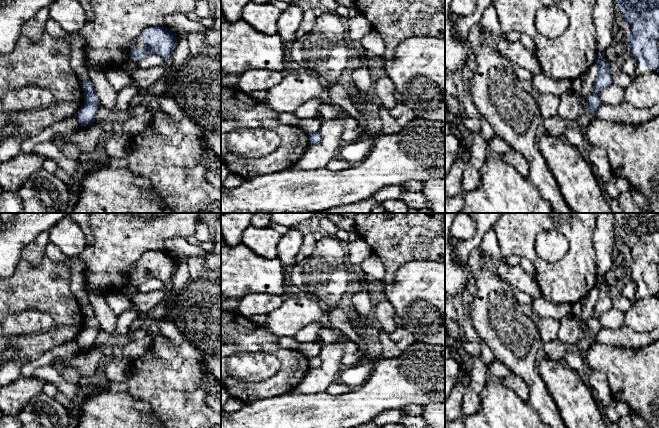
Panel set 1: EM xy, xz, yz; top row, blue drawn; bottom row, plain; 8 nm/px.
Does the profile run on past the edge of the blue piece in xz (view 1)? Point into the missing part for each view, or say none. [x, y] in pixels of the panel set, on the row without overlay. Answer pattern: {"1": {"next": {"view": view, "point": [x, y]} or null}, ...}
{"1": {"next": null}}

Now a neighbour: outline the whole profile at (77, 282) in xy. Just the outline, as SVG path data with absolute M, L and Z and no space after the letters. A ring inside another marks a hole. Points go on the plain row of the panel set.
M74 261L71 266L71 290L81 307L89 303L89 298L85 289L84 278L85 264L81 261Z

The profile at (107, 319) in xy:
M88 289L86 292L89 303L94 309L94 314L100 326L100 330L112 336L116 336L118 316L108 306L105 294L94 289Z

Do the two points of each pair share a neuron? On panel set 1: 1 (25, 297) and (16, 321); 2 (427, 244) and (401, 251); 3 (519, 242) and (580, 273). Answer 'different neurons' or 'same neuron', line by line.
1: different neurons
2: same neuron
3: same neuron

